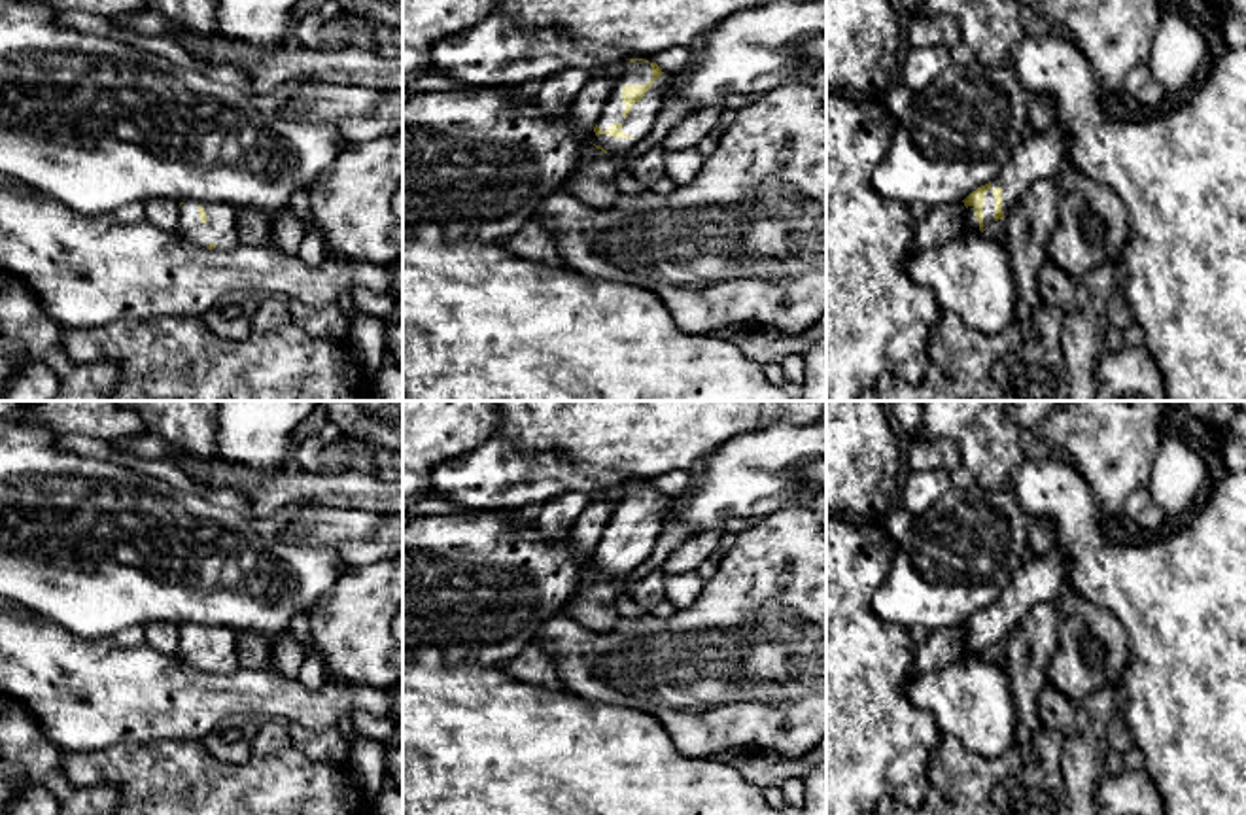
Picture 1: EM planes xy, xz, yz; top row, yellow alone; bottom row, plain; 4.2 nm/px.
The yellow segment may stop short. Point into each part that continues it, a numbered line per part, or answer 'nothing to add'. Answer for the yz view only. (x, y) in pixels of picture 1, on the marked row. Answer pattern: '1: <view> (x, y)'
1: yz (1042, 156)

